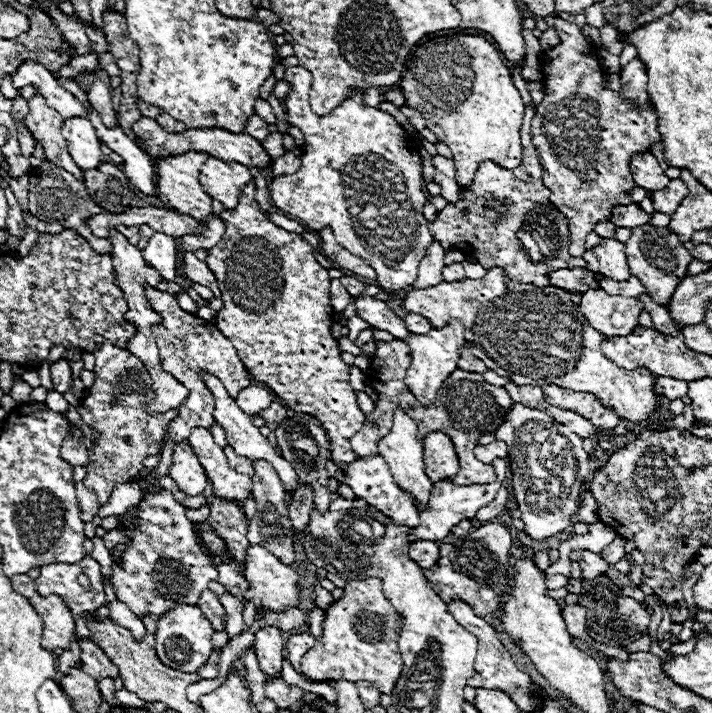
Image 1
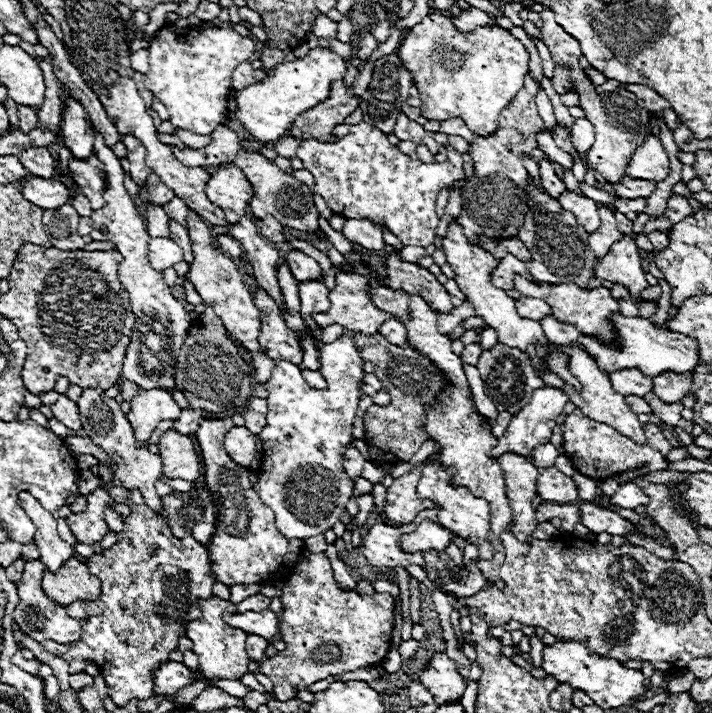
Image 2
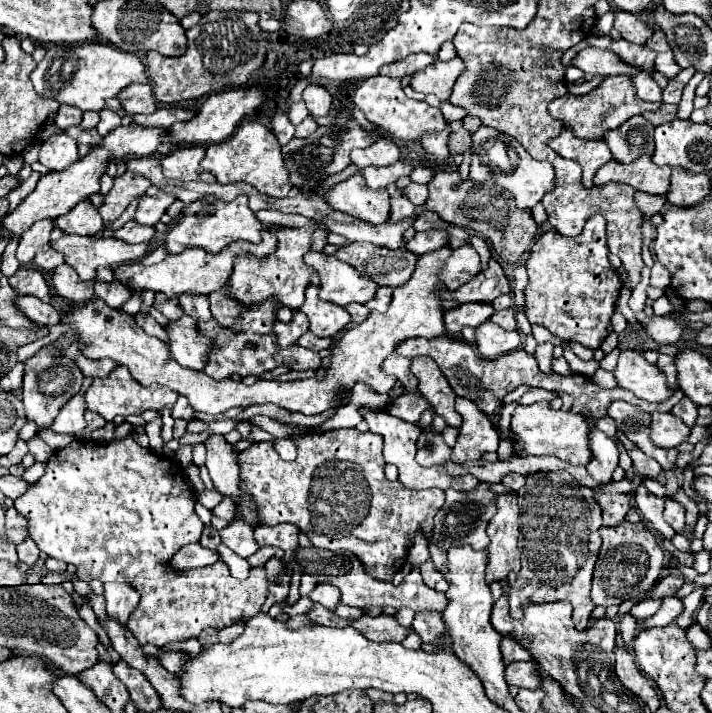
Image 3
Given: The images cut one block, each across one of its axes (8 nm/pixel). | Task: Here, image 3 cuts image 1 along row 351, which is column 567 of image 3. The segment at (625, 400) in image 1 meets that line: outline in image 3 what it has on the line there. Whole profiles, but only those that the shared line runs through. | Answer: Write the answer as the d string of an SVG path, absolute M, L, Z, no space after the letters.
M536 472L528 474L526 483L516 494L520 504L520 548L522 548L522 568L518 574L510 574L510 614L514 618L522 618L520 604L524 602L554 602L566 600L574 606L572 620L578 630L588 628L590 612L594 602L590 598L592 586L592 570L598 558L598 550L602 538L598 528L602 526L602 510L598 510L598 502L594 502L594 490L588 486L580 486L568 472Z

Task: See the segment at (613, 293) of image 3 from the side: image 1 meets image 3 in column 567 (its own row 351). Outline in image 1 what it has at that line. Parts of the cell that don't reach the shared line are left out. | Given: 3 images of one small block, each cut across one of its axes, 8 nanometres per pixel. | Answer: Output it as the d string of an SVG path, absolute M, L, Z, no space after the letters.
M246 186L240 198L240 204L234 210L224 210L222 220L226 222L226 230L218 246L208 250L206 264L218 280L218 288L222 292L222 310L218 312L214 324L226 338L230 338L232 346L242 358L242 364L254 380L264 382L274 390L280 400L296 410L316 416L322 422L330 438L332 462L338 470L346 470L350 462L356 462L360 456L352 450L352 436L364 426L364 414L356 404L356 394L350 388L350 368L340 358L340 348L330 328L334 324L334 310L330 306L330 278L328 270L322 268L314 256L312 246L298 234L290 234L278 226L274 226L268 214L262 212L258 202L254 200L256 186Z

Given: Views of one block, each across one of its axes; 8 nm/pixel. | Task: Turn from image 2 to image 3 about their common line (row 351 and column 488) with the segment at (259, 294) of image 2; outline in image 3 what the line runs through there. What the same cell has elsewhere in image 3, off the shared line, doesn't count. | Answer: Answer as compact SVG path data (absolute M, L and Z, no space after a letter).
M490 258L488 268L476 274L466 286L460 286L458 290L450 292L440 283L440 298L443 300L454 300L454 302L492 302L500 294L510 292L510 282L502 270L502 266Z

